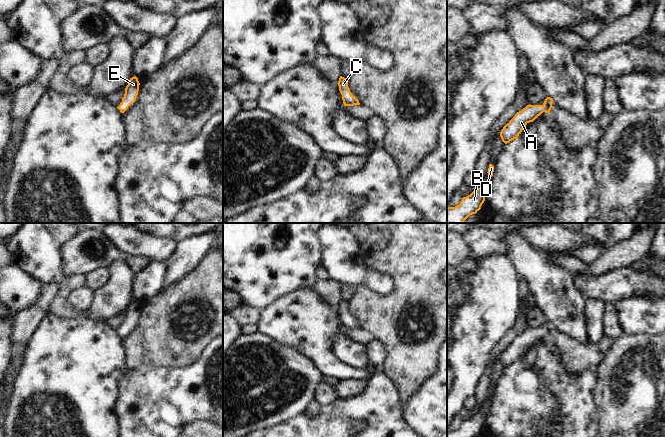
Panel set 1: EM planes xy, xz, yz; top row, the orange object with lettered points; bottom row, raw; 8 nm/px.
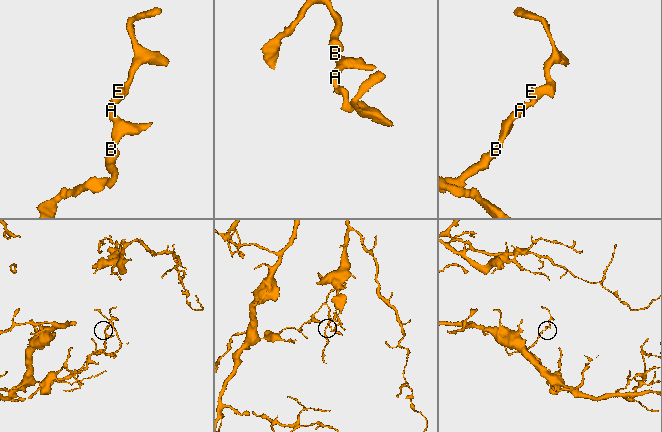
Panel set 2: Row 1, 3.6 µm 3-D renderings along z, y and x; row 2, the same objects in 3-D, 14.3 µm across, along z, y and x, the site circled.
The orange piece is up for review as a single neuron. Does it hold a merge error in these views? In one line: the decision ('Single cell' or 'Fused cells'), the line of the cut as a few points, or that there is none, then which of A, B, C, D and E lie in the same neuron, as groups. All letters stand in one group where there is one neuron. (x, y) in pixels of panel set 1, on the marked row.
Single cell. No split. Groups: A B C D E.

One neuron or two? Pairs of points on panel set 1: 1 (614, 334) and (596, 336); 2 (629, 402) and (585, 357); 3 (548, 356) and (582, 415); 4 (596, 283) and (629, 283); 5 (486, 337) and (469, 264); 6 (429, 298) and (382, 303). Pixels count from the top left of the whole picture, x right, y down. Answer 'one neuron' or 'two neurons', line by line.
1: two neurons
2: two neurons
3: one neuron
4: one neuron
5: two neurons
6: one neuron

